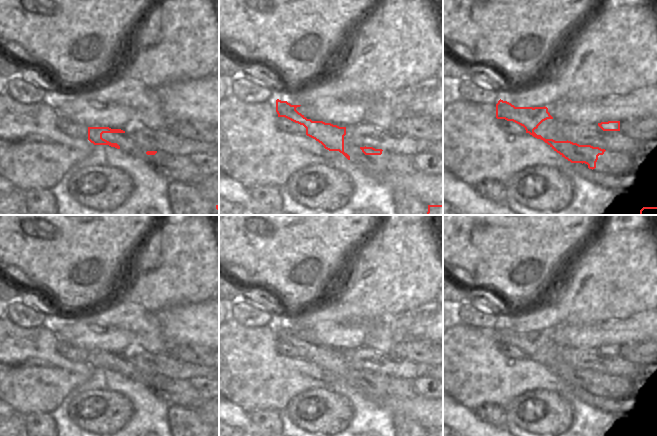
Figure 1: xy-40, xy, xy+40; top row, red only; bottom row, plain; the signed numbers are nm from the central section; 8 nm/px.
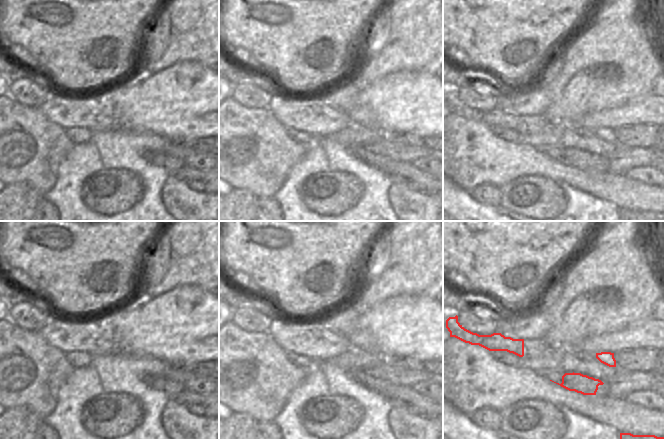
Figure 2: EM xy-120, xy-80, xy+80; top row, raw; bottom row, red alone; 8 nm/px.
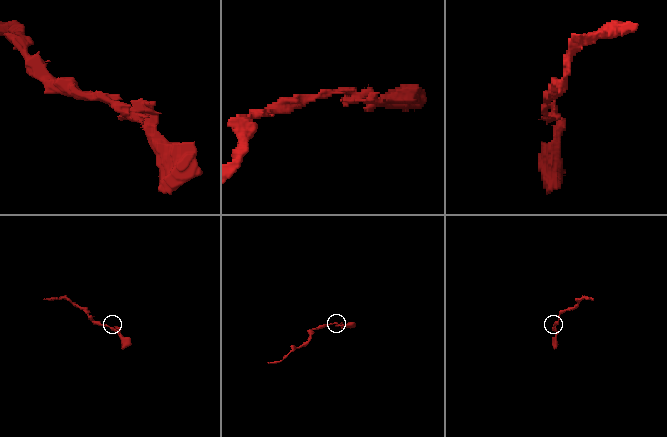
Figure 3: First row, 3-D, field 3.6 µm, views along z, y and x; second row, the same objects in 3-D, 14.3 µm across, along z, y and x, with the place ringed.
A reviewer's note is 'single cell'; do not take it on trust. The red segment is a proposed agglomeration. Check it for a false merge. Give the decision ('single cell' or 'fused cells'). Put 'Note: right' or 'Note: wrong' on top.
Note: wrong
fused cells

